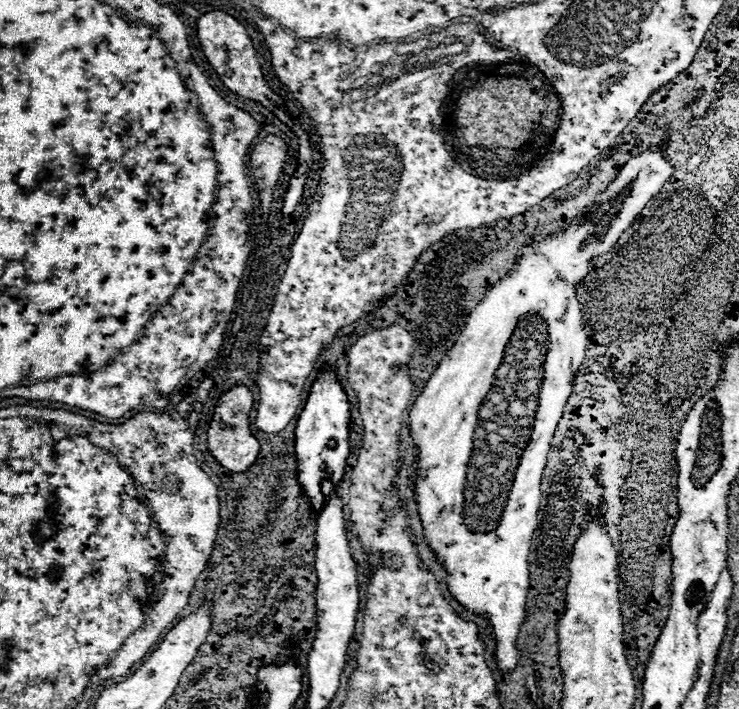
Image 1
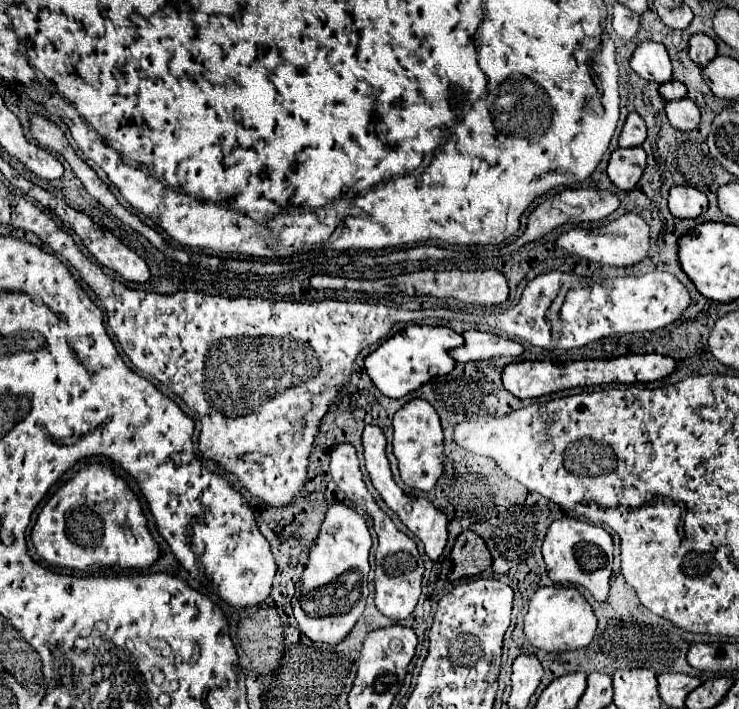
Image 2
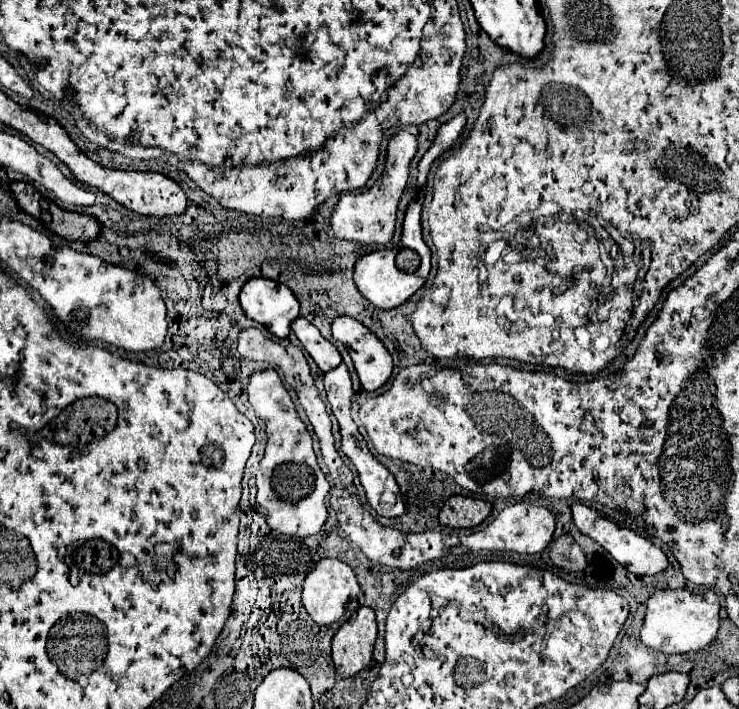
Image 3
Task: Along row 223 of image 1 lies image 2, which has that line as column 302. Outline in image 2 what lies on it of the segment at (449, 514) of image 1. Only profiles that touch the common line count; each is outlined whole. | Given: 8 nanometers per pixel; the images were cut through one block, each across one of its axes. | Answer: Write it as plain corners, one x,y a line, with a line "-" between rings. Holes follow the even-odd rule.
334,504
322,522
316,544
310,548
310,560
300,576
300,592
292,598
294,618
302,634
312,642
336,646
342,642
364,612
368,598
368,556
372,538
366,520
344,504

